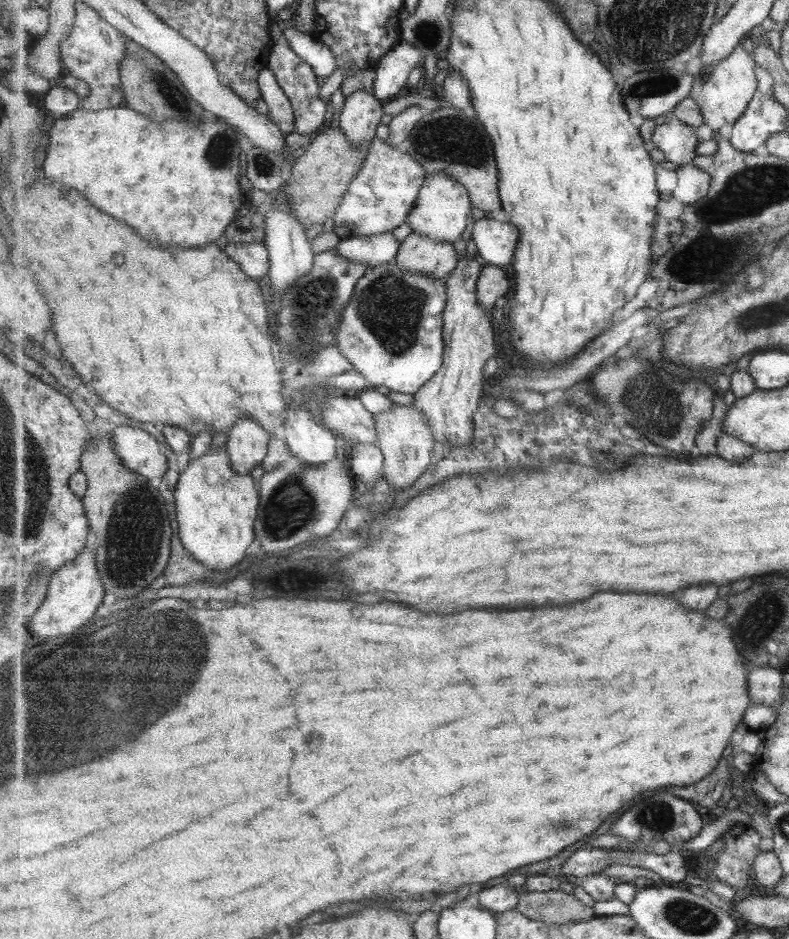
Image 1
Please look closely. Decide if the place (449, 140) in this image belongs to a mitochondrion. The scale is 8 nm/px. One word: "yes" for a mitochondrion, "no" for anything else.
yes

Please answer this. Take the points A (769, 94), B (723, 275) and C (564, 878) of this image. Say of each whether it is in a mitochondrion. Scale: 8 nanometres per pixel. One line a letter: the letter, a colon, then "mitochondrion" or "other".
A: other
B: other
C: other

